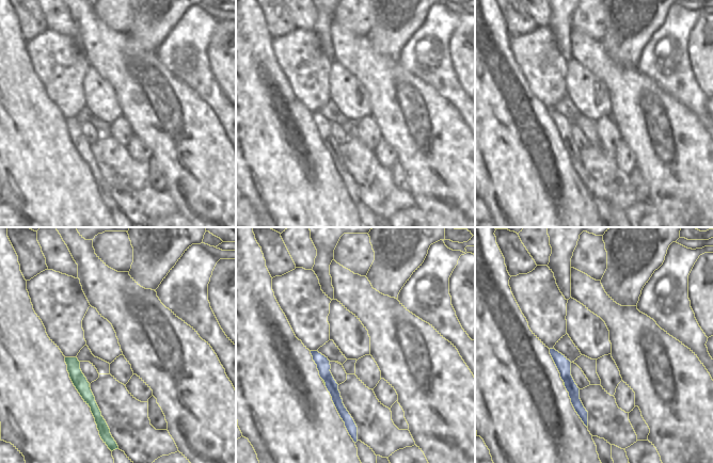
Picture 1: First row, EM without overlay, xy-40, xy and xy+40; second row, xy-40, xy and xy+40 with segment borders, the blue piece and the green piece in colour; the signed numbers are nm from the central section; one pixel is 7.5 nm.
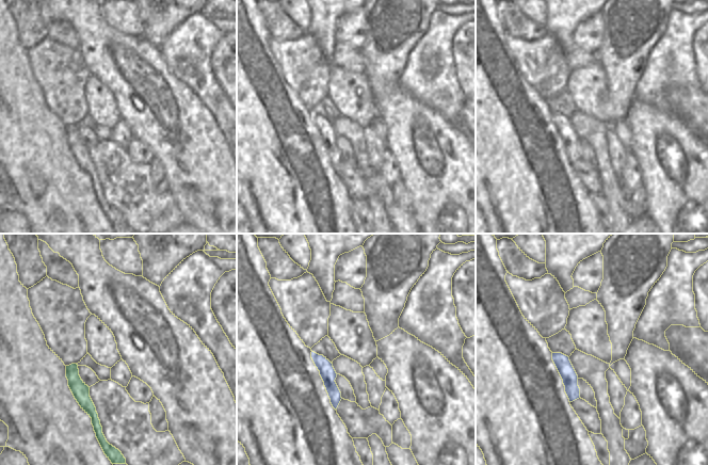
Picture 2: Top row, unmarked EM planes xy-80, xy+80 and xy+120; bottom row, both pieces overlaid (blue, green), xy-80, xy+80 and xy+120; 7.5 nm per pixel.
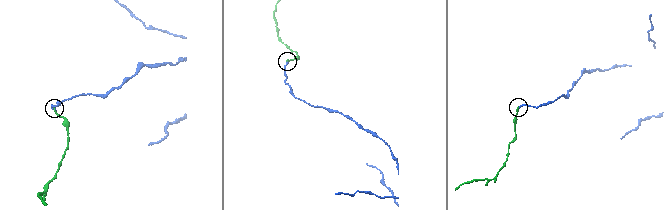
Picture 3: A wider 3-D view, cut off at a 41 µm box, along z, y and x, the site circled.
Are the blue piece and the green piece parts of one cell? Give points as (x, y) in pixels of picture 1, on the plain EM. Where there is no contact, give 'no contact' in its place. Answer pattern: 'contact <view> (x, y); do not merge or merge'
contact xy (325, 143); merge

